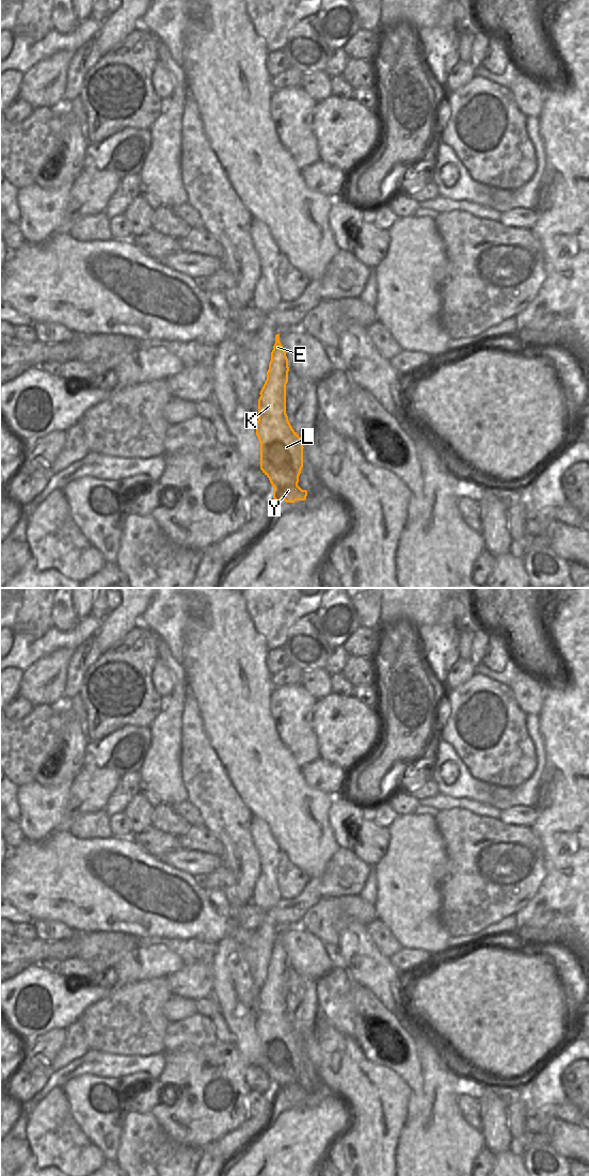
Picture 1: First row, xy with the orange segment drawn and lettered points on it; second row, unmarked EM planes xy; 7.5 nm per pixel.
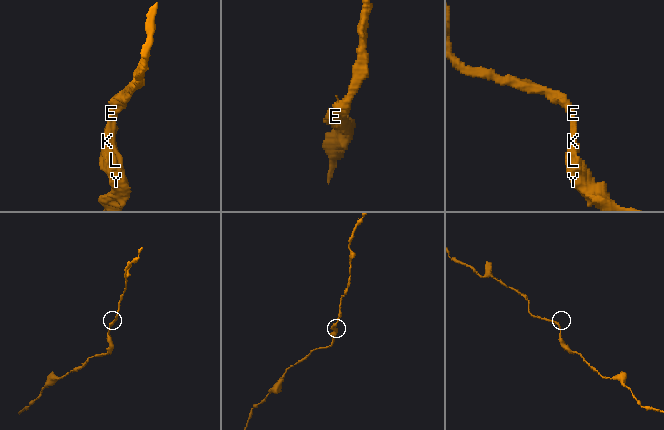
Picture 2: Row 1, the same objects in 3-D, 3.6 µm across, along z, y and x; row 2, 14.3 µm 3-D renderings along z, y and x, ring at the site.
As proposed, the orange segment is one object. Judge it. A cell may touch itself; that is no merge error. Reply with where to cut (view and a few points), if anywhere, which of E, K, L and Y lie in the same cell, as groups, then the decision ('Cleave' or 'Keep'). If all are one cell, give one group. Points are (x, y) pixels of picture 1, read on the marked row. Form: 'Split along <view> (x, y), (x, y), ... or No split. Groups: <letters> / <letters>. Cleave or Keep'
No split. Groups: E K L Y. Keep

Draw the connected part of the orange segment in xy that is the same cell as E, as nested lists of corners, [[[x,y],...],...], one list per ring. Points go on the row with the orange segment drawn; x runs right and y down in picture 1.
[[[276,334],[267,371],[267,380],[259,393],[256,435],[260,442],[260,470],[269,478],[273,487],[273,498],[277,503],[281,500],[286,503],[305,500],[307,496],[307,491],[298,486],[303,467],[303,441],[292,429],[286,414],[288,371],[288,359],[280,341],[280,334]]]

